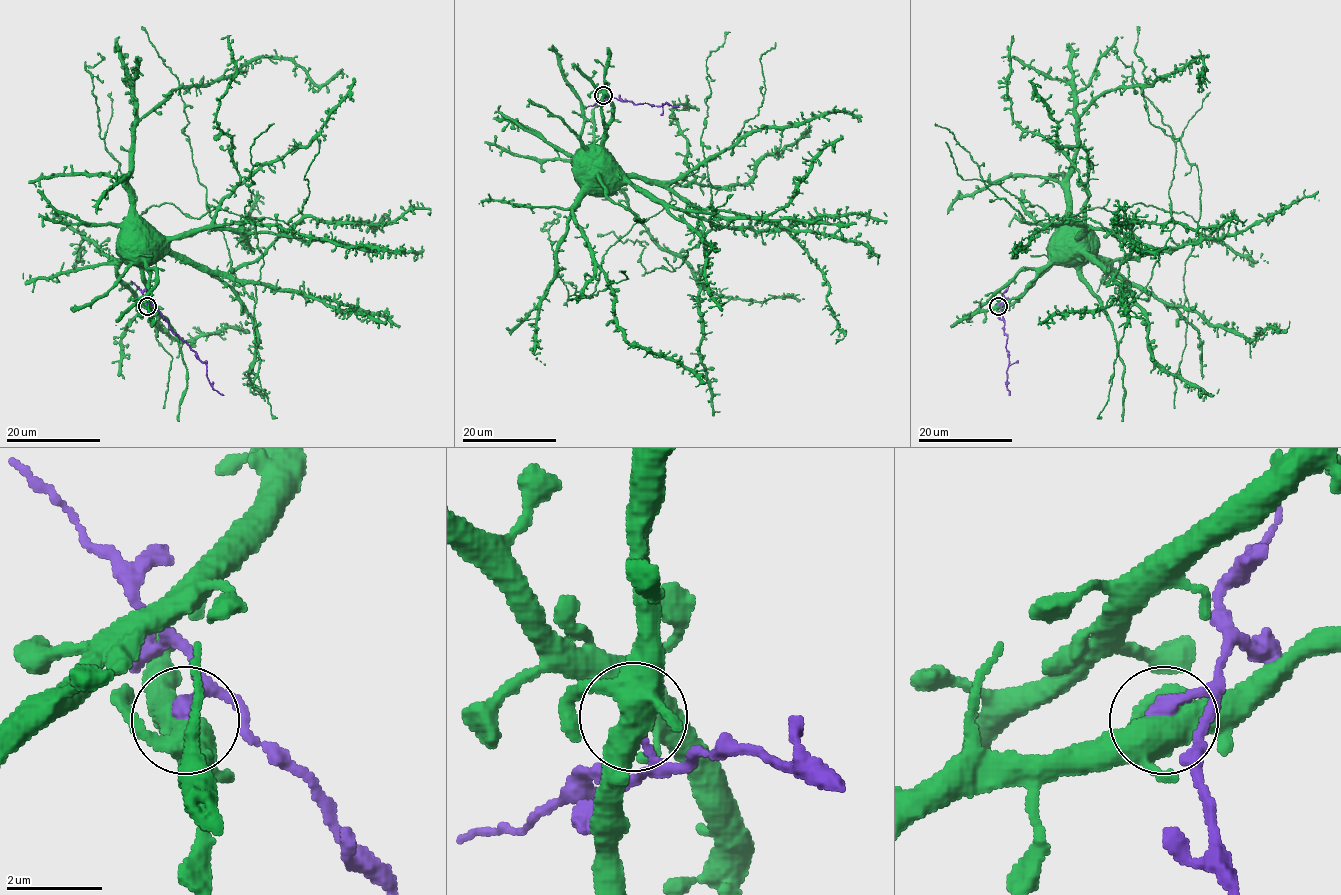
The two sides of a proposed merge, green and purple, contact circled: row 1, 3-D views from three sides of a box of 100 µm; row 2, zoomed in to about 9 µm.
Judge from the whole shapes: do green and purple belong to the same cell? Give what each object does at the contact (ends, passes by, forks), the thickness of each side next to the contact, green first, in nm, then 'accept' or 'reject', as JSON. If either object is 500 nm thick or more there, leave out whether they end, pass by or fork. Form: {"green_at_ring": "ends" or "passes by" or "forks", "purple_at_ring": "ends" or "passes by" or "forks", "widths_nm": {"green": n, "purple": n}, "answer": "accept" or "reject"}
{"green_at_ring": "forks", "purple_at_ring": "ends", "widths_nm": {"green": 480, "purple": 360}, "answer": "reject"}

